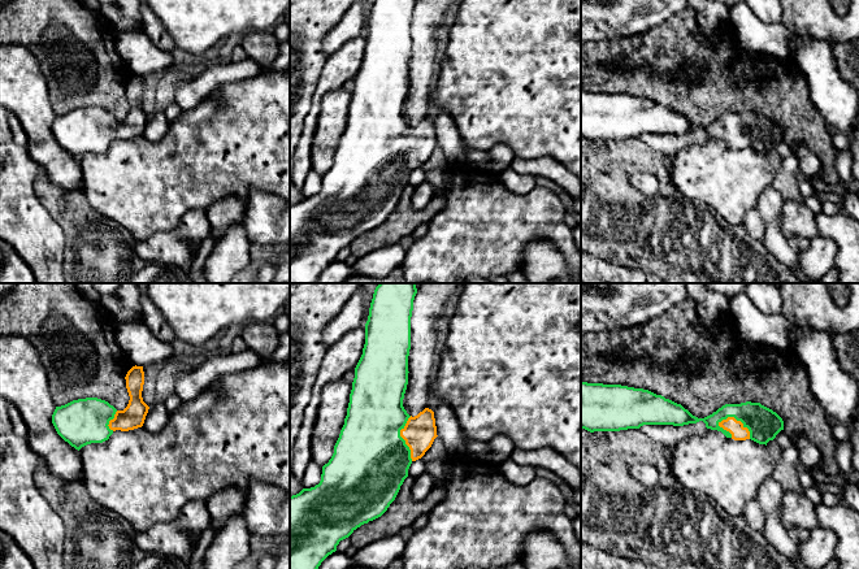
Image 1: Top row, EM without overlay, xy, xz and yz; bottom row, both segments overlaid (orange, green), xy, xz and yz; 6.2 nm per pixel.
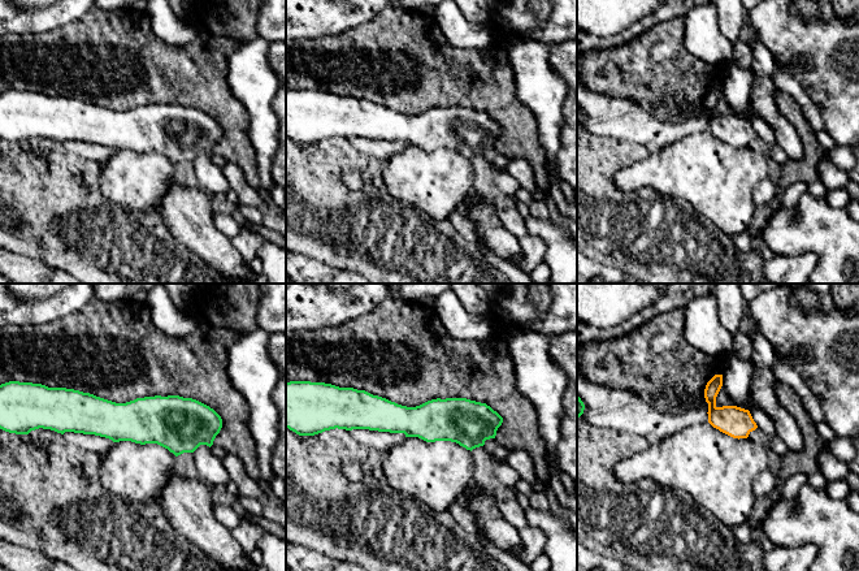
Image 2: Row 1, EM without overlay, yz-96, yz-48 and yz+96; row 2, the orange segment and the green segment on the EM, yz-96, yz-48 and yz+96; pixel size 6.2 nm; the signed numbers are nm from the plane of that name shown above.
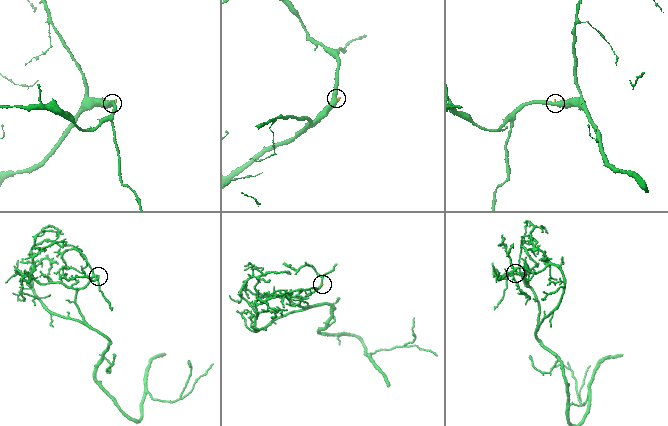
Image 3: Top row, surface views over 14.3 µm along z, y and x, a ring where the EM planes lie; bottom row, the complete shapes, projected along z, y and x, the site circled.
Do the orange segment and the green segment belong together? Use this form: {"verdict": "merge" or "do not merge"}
{"verdict": "merge"}

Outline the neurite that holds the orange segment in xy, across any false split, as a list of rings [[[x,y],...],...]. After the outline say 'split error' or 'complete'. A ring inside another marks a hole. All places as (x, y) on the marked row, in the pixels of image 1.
[[[133,366],[126,377],[130,396],[123,411],[117,411],[108,401],[97,398],[73,400],[56,407],[52,424],[57,434],[75,449],[91,443],[103,443],[116,431],[142,427],[149,407],[143,401],[143,366]]]; split error

